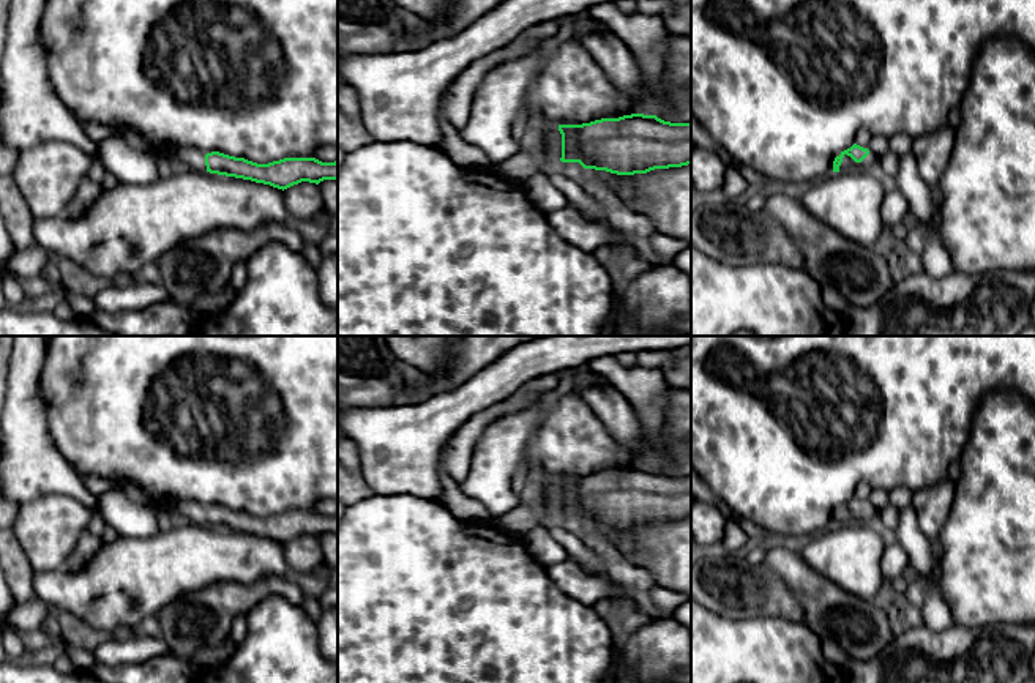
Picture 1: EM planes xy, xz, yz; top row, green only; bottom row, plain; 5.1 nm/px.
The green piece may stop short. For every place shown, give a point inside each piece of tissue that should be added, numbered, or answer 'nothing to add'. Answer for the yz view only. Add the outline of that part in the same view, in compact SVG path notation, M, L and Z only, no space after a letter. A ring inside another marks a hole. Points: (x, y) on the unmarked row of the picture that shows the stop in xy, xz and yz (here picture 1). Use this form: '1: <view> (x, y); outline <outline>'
1: yz (848, 518); outline M863 500L863 502L869 503L869 500ZM871 503L869 508L861 516L855 516L850 509L844 508L843 516L839 519L839 525L868 525L874 516L877 516L877 509Z

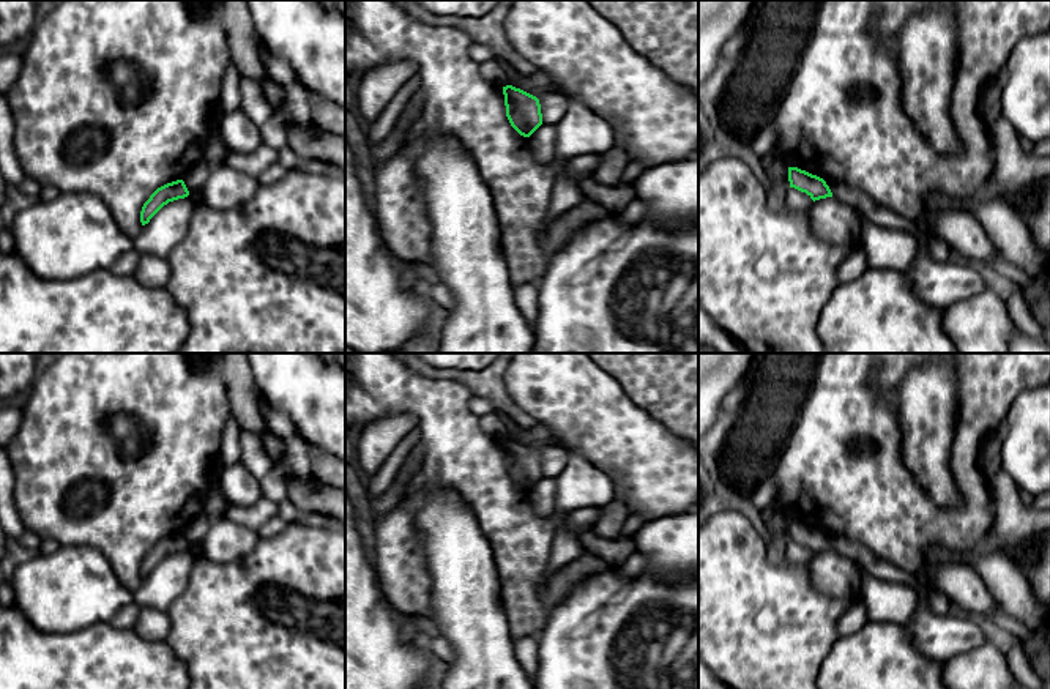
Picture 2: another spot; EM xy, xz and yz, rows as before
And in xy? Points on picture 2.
nothing to add

